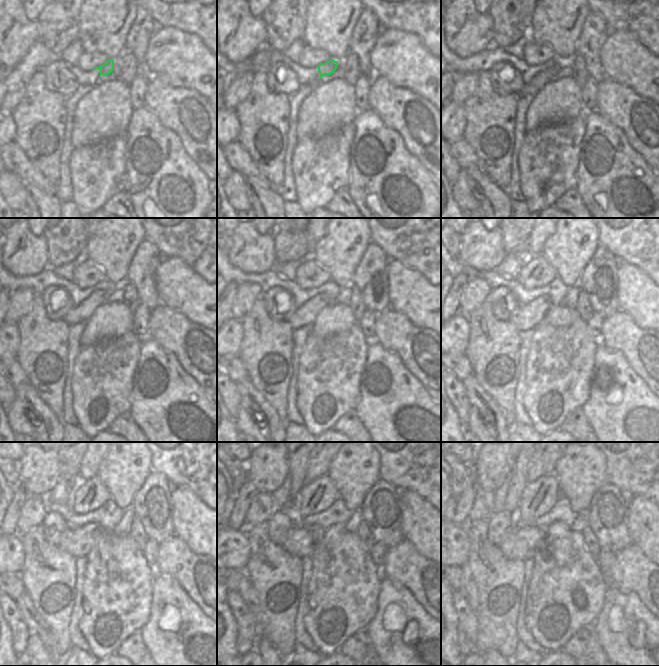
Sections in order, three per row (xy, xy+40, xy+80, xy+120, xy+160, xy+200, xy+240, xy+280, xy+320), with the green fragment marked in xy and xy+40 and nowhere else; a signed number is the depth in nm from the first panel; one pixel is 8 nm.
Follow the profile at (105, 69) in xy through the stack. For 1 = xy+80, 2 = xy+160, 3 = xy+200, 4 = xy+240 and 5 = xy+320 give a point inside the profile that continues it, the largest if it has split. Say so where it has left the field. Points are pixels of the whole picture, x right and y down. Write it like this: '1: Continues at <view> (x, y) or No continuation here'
1: Continues at xy+80 (549, 69)
2: Continues at xy+160 (305, 314)
3: Continues at xy+200 (528, 316)
4: Continues at xy+240 (77, 541)
5: Continues at xy+320 (521, 542)

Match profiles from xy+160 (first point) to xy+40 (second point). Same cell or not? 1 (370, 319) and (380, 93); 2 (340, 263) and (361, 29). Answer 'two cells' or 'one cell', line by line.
1: two cells
2: two cells

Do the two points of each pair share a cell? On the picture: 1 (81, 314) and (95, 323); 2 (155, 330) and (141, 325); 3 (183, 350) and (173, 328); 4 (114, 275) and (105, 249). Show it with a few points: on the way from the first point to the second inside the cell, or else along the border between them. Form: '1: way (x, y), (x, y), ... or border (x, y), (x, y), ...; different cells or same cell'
1: border (105, 303), (98, 306), (86, 321); different cells
2: border (150, 311), (148, 335); different cells
3: way (183, 345), (183, 340), (176, 333); same cell
4: way (114, 269), (111, 263), (111, 255); same cell

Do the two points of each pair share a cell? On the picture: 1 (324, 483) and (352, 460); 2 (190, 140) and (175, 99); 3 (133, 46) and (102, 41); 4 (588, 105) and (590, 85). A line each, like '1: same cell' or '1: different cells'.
1: different cells
2: same cell
3: different cells
4: same cell

